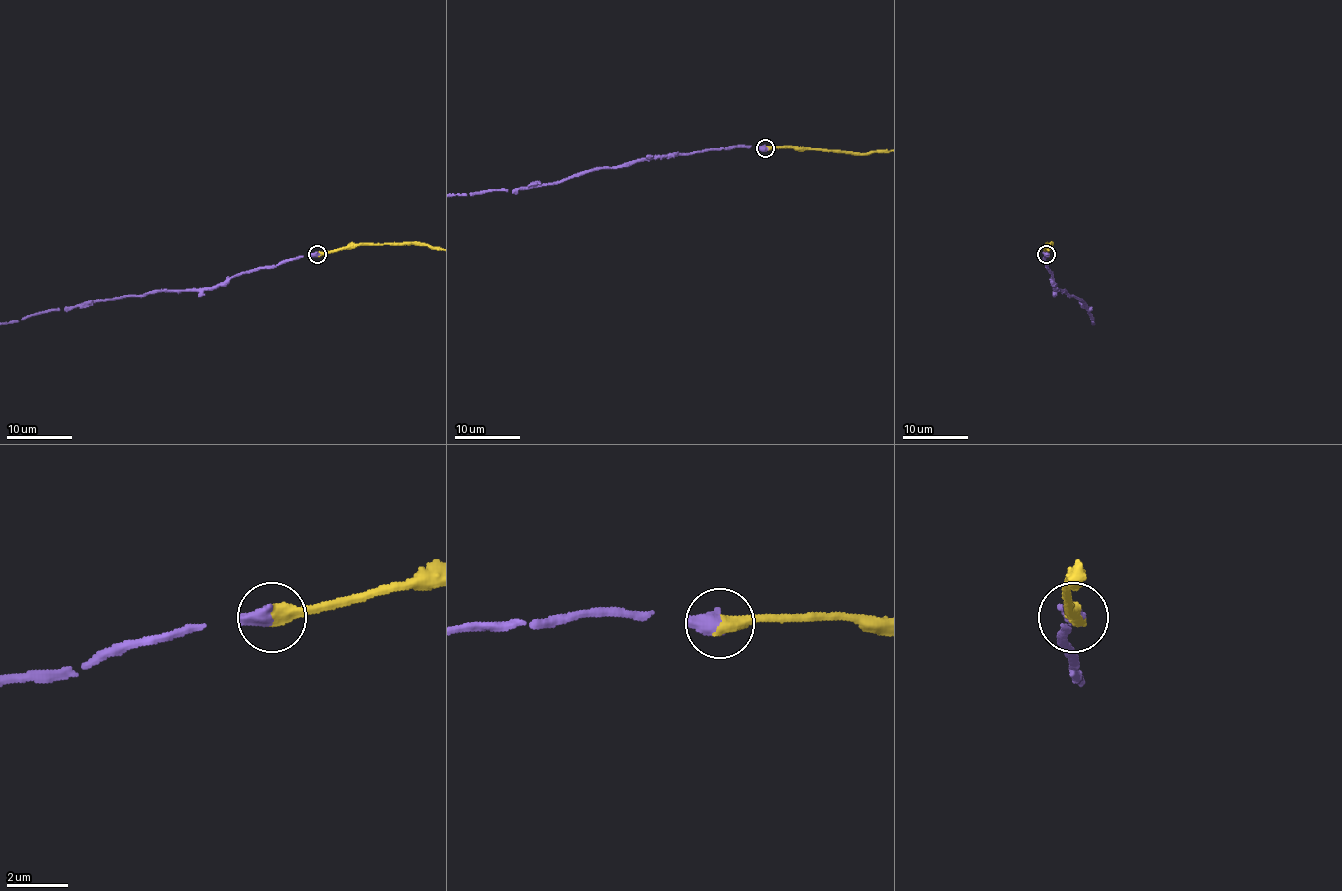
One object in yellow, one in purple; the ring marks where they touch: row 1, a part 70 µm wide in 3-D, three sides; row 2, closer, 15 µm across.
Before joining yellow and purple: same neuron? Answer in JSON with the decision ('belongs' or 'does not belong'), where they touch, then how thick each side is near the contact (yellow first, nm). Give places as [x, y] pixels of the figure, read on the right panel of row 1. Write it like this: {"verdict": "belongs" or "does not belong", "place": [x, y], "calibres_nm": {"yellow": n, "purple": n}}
{"verdict": "belongs", "place": [1046, 254], "calibres_nm": {"yellow": 440, "purple": 550}}

